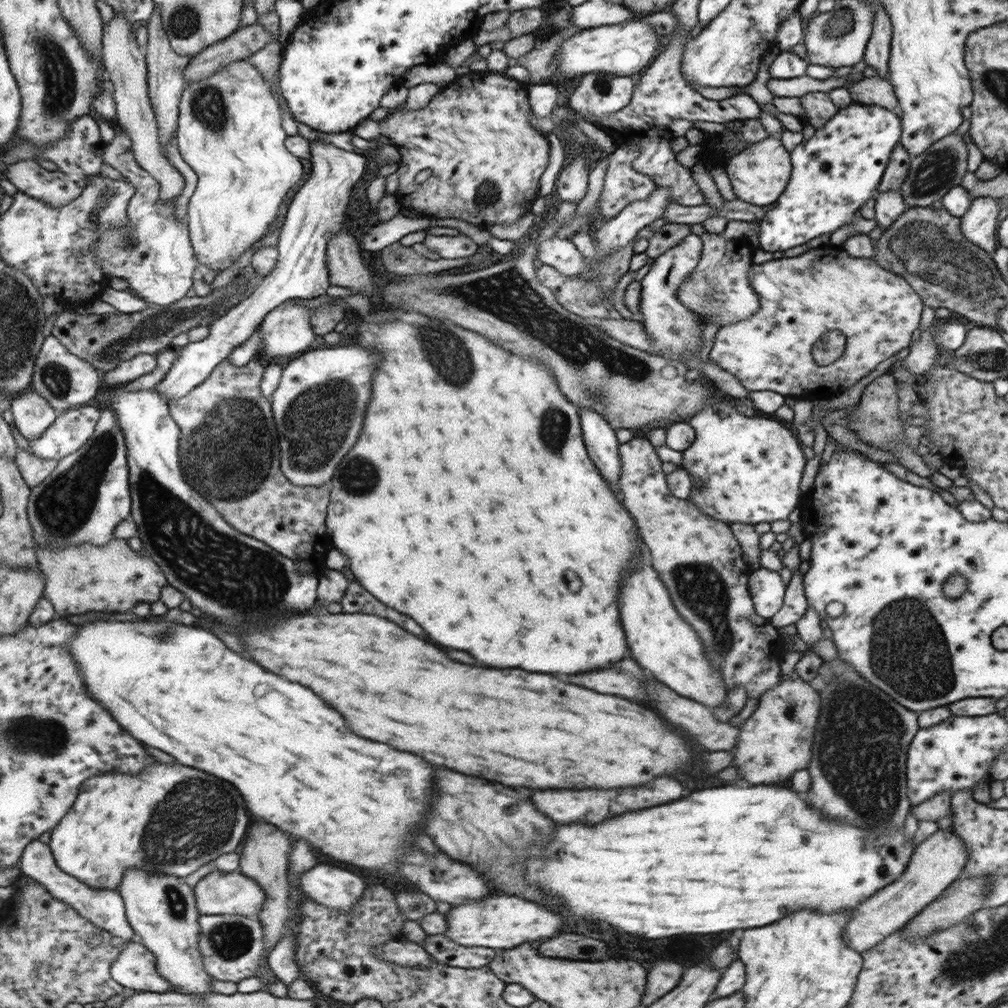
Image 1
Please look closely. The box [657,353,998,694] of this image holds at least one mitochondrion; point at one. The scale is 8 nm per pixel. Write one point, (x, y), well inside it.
(703, 589)

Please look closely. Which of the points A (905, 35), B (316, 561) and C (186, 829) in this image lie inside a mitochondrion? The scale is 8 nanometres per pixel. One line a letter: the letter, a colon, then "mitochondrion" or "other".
A: other
B: other
C: mitochondrion

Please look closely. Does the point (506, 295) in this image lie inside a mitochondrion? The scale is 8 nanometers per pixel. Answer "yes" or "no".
yes

